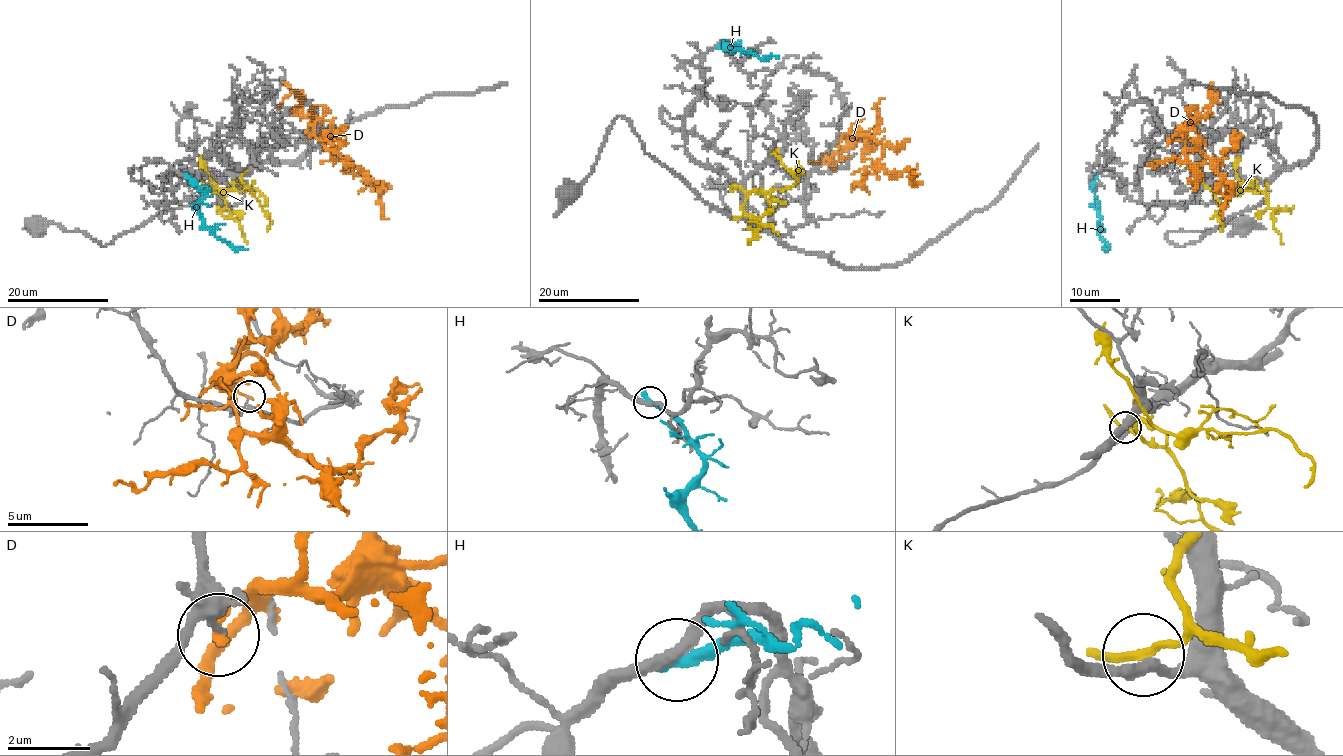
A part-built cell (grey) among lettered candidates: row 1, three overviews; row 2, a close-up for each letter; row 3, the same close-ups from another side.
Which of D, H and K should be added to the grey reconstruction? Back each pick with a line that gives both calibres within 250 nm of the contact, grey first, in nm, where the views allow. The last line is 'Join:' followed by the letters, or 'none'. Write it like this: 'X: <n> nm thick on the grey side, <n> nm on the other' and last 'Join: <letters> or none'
Join: none

